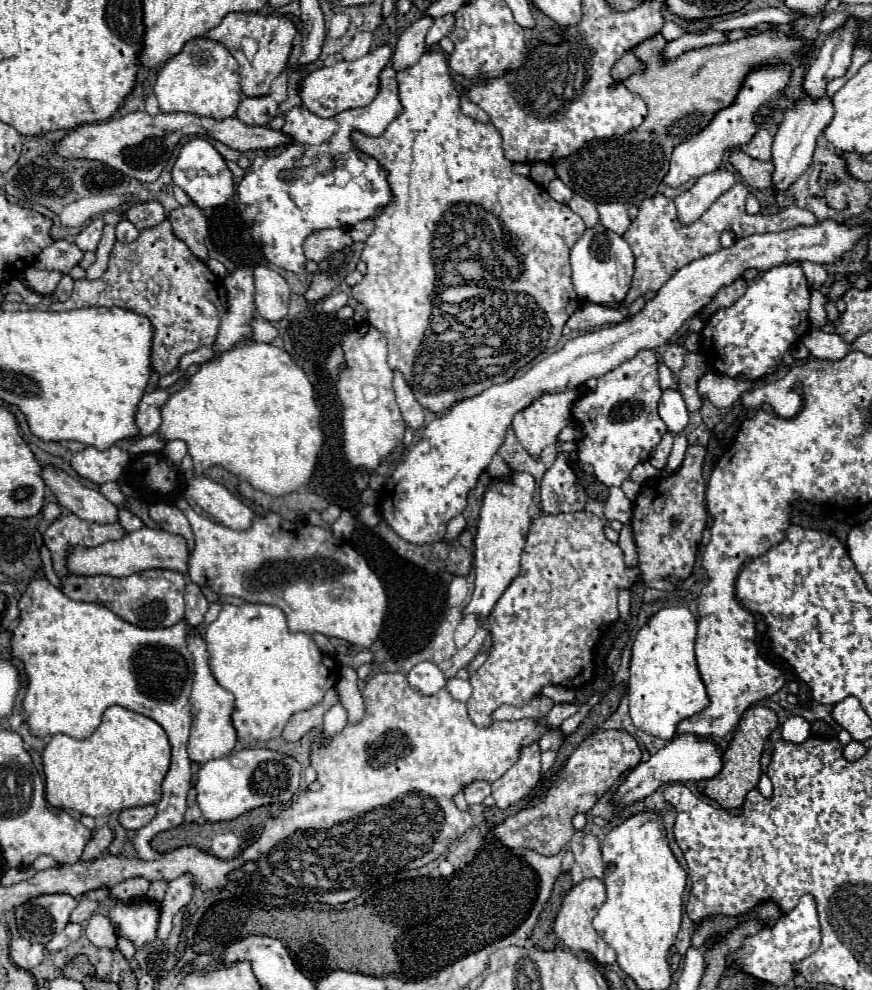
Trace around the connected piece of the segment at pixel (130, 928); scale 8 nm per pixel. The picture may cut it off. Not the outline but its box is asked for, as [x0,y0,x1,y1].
[108,897,160,949]

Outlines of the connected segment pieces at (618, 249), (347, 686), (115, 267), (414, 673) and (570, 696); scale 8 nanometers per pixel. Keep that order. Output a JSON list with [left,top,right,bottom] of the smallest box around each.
[[570,225,634,305],[336,667,364,723],[54,219,228,375],[408,661,446,695],[542,685,576,703]]

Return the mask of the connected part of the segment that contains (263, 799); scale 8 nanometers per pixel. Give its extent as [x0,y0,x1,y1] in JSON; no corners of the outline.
[196,749,300,821]

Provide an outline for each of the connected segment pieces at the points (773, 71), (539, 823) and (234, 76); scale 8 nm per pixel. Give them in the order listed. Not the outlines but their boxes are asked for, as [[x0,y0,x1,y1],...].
[[662,65,790,187],[490,729,642,857],[154,37,242,121]]

